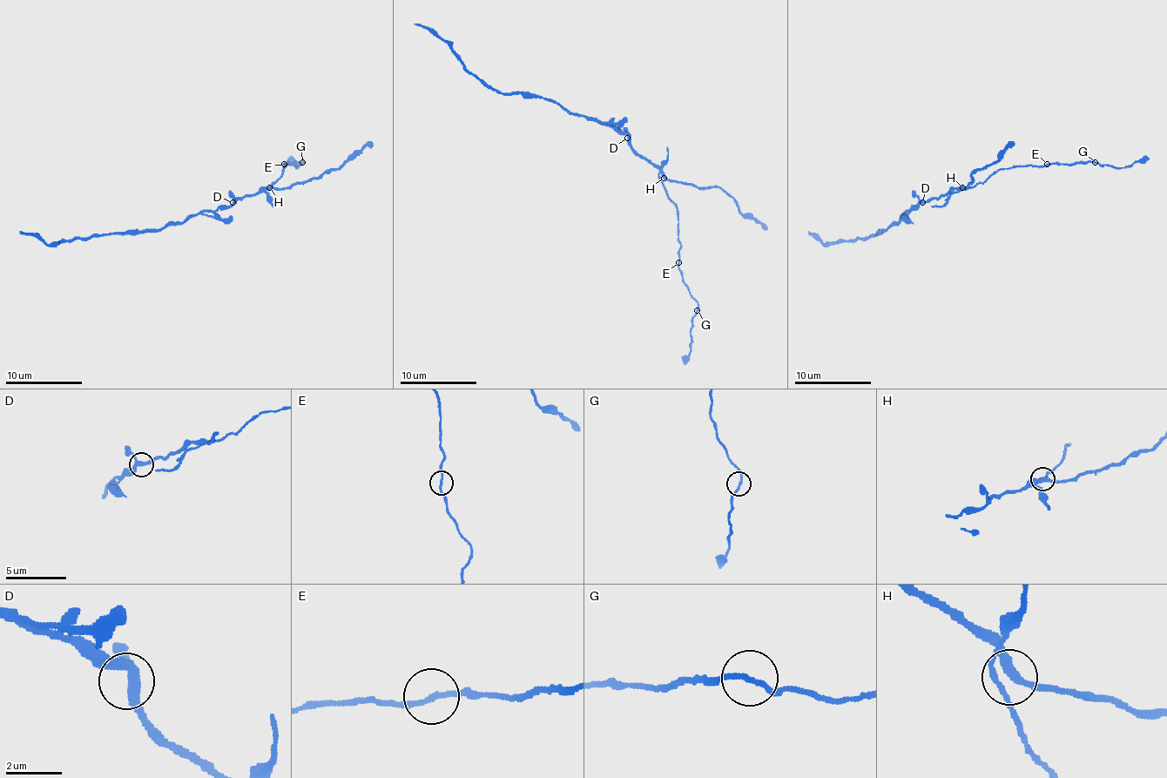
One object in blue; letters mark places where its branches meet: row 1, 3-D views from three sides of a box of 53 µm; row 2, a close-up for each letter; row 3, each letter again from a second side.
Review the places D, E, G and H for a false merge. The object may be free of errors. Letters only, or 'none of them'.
none of them

